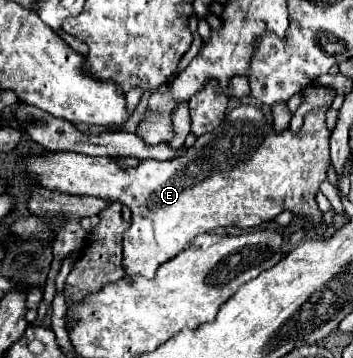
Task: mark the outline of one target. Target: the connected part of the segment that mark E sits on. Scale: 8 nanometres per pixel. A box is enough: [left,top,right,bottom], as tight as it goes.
[17,104,331,278]

